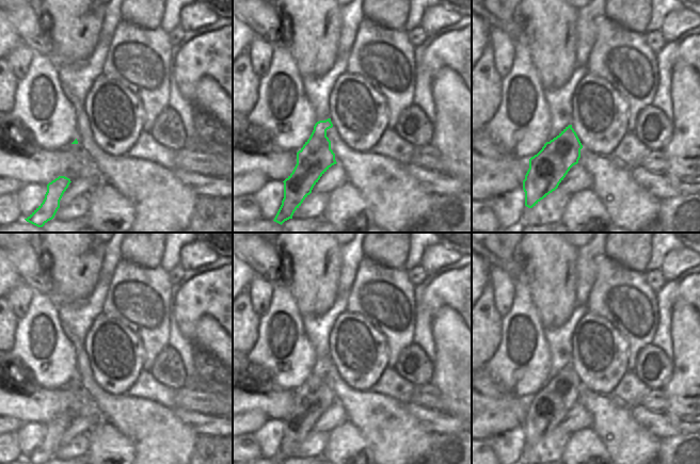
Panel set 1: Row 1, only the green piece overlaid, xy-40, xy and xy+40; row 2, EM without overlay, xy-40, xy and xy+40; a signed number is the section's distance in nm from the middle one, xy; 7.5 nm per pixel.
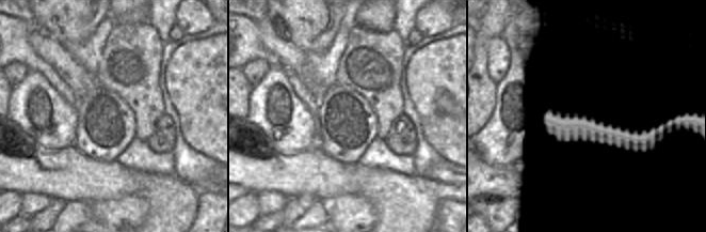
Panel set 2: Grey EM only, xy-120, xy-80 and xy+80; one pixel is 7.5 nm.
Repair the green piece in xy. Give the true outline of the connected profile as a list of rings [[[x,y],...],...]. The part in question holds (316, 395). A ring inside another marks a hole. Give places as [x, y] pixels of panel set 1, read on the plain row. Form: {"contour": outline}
{"contour": [[[331,357],[317,361],[309,378],[297,391],[297,403],[283,420],[284,437],[274,461],[282,464],[292,458],[295,450],[312,432],[320,416],[337,402],[335,393],[331,388],[331,380],[327,375],[327,369],[332,366]]]}

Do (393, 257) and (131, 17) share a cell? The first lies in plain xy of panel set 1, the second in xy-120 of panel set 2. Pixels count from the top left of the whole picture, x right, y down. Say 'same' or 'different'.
same

